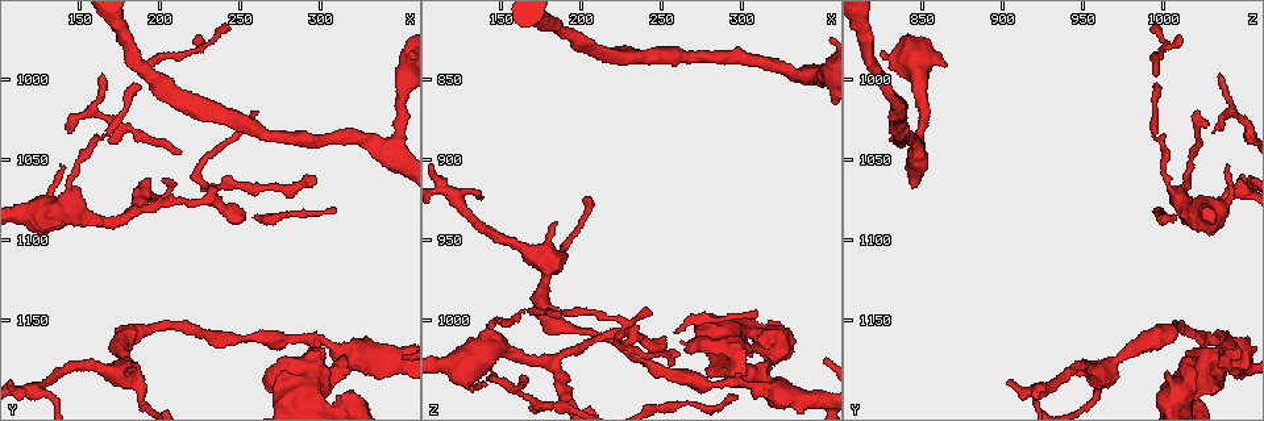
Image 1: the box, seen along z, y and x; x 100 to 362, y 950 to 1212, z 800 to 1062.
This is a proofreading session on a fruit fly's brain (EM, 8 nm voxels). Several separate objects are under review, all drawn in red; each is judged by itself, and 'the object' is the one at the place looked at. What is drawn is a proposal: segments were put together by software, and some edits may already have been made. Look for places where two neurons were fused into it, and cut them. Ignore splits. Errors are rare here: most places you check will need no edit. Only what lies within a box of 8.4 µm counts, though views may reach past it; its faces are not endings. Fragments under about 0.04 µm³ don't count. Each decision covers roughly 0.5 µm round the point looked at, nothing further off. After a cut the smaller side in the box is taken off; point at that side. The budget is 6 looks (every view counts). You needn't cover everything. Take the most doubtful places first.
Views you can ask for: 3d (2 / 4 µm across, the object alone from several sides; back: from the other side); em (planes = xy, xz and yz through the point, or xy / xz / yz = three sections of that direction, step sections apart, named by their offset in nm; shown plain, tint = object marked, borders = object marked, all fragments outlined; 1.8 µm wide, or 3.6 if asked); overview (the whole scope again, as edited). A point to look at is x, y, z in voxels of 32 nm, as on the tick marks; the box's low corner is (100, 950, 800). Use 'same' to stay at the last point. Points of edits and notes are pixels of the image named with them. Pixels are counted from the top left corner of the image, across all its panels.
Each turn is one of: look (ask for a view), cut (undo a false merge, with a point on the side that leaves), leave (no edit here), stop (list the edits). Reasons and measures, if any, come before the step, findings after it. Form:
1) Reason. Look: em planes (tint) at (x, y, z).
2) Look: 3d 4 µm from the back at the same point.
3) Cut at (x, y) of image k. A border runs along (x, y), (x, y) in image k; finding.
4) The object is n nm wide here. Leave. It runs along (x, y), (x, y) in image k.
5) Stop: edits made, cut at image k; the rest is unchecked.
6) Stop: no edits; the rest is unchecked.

Calibre changes. Look: em xz step 8 (tint) at (124, 1194, 922).

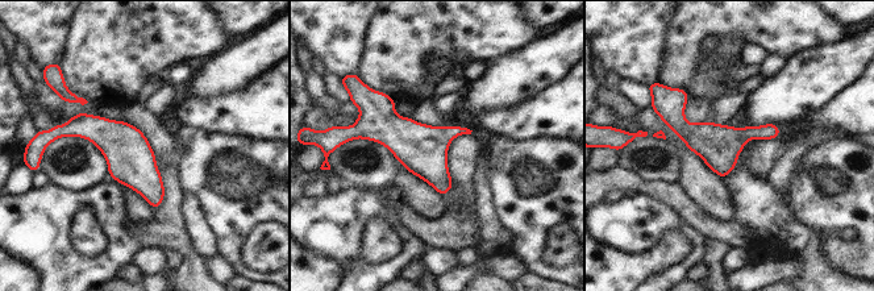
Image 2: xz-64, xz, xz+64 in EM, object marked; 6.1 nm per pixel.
Another direction. Look: em planes (tint) at the same point.

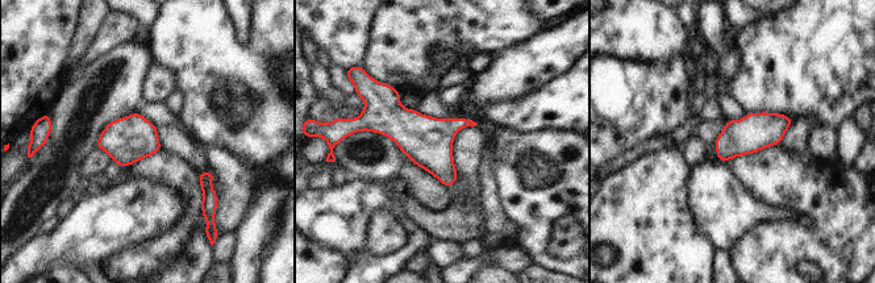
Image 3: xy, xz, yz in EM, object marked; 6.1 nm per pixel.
Leave. All the same neuron.

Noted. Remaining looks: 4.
Abrupt turn. Look: 3d 4 µm from the back at (232, 1072, 1006).

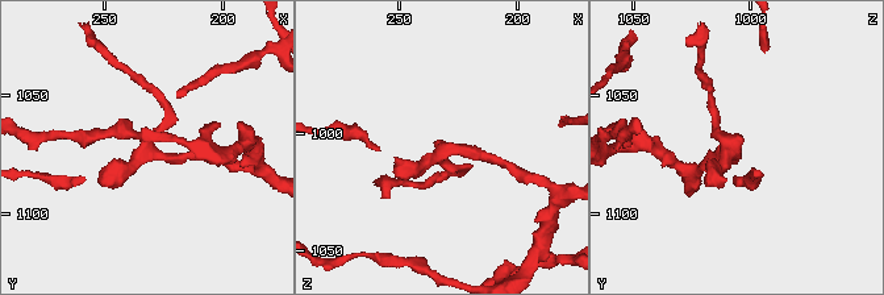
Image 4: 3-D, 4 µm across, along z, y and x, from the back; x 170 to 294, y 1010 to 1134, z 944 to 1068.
Now the EM. Look: em planes (tint) at (232, 1074, 1007).

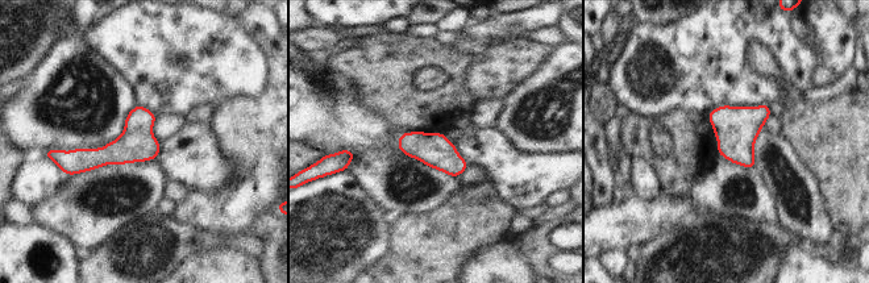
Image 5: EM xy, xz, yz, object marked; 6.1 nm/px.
Leave. It runs along (152, 117), (115, 153), (63, 161) in image 5; one neuron here.

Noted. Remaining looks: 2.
Three arms meet. Look: em planes (tint) at (176, 1182, 962).

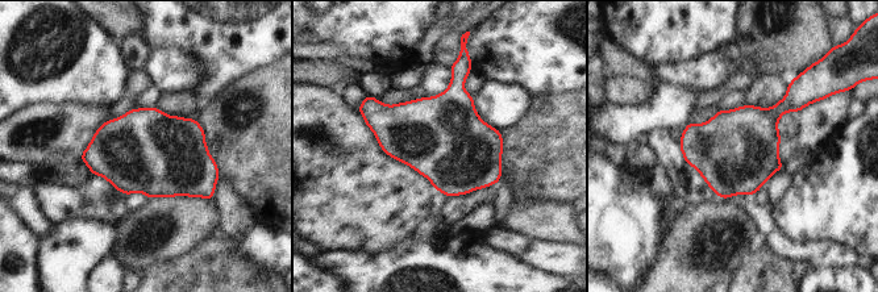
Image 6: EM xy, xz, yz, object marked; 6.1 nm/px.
Leave. All the same neuron.

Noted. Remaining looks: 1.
Stop: no edits; the rest is unchecked.

